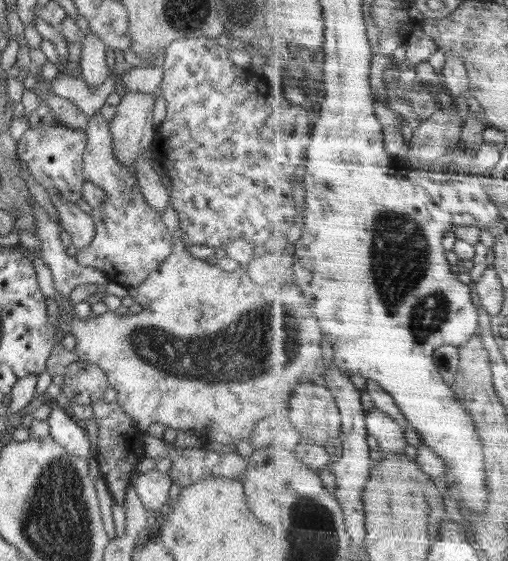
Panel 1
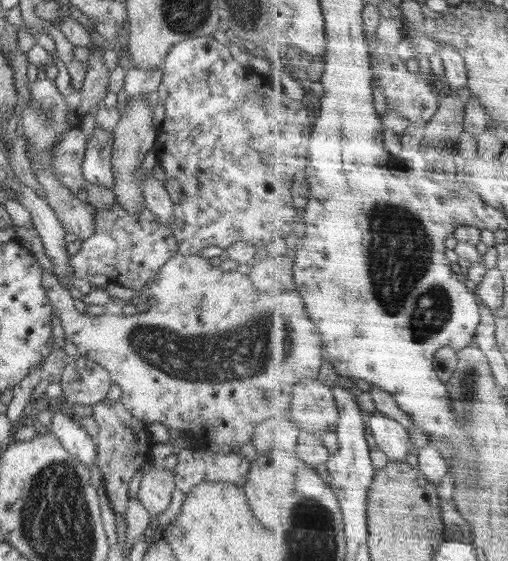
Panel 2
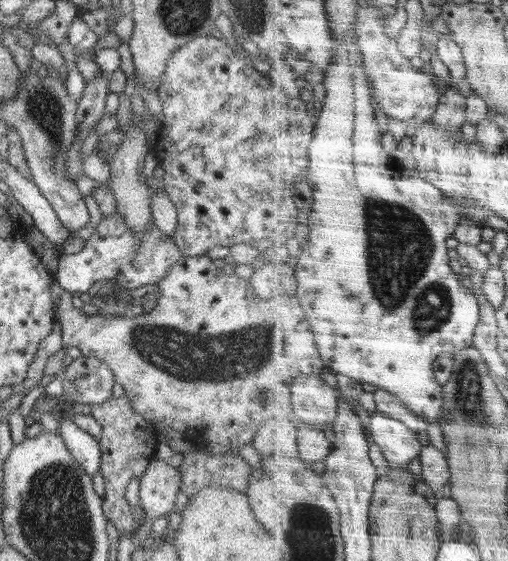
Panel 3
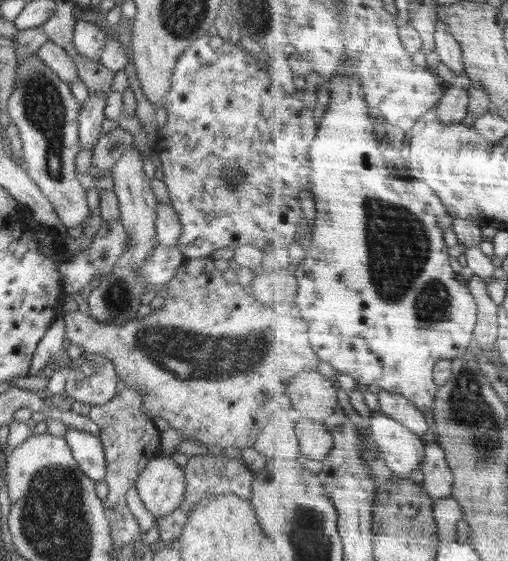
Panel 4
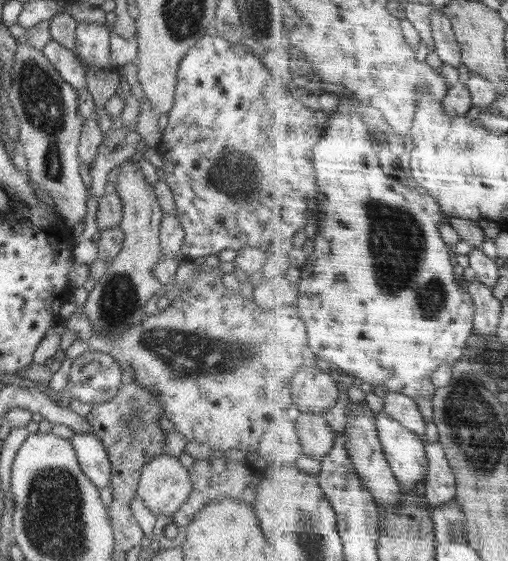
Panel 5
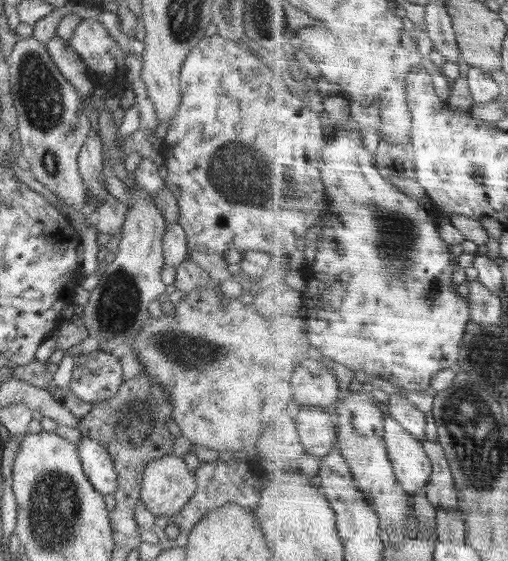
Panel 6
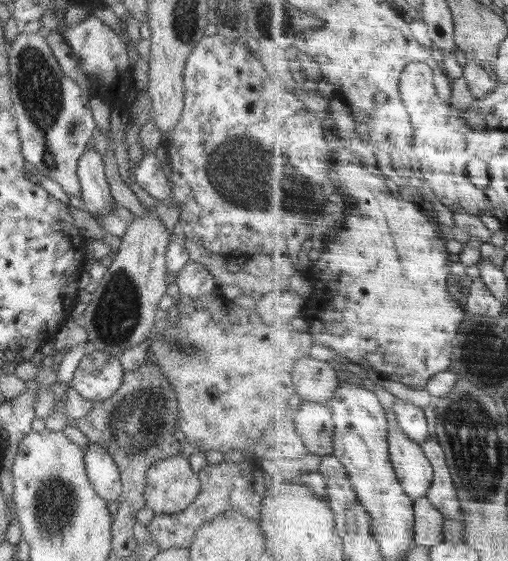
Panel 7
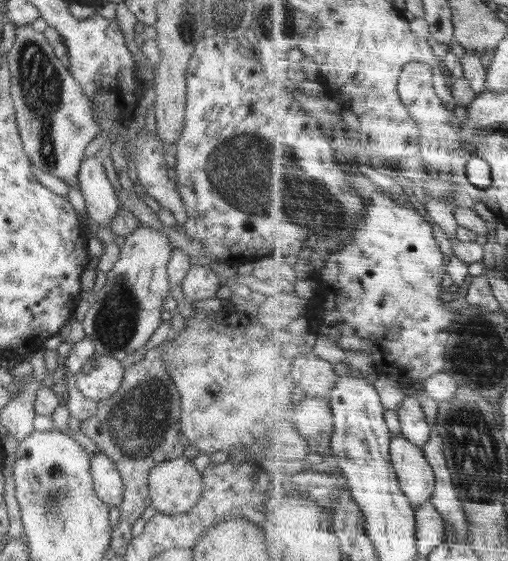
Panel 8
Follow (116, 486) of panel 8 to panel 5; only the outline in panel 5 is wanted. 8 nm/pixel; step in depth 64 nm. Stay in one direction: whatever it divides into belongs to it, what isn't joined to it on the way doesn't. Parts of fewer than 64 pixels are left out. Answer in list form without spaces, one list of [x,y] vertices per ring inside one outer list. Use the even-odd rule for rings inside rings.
[[[92,433],[69,438],[82,472],[99,488],[110,487],[111,464],[103,444]]]

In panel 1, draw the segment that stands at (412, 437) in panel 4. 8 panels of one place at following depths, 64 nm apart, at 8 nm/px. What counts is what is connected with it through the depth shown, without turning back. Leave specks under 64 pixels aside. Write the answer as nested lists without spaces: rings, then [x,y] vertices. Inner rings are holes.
[[[374,407],[367,413],[369,434],[379,441],[385,454],[404,453],[408,446],[406,430],[395,418],[386,411]]]

